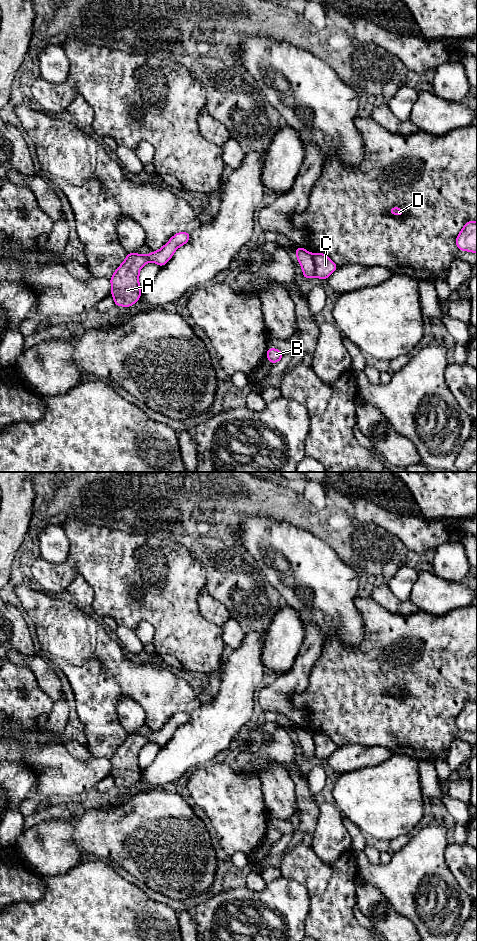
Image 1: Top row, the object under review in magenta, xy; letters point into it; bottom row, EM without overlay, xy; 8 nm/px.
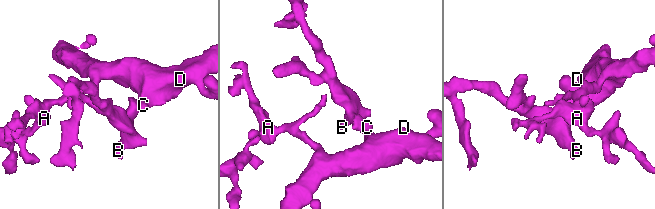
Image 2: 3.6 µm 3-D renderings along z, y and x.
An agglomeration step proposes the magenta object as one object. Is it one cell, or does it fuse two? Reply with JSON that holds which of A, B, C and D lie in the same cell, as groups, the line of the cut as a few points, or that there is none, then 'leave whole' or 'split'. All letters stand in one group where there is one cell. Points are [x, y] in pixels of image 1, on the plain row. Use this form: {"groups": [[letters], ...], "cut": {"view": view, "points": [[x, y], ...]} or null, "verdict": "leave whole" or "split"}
{"groups": [["A", "C", "D"], ["B"]], "cut": {"view": "xy", "points": [[313, 734], [315, 755]]}, "verdict": "split"}

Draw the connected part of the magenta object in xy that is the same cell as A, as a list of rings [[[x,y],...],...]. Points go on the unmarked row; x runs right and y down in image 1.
[[[178,712],[158,731],[148,735],[127,733],[125,741],[115,750],[109,759],[111,762],[111,775],[115,786],[130,787],[141,776],[139,766],[139,751],[147,742],[155,742],[163,747],[173,736],[180,726],[190,719],[190,713]]]

